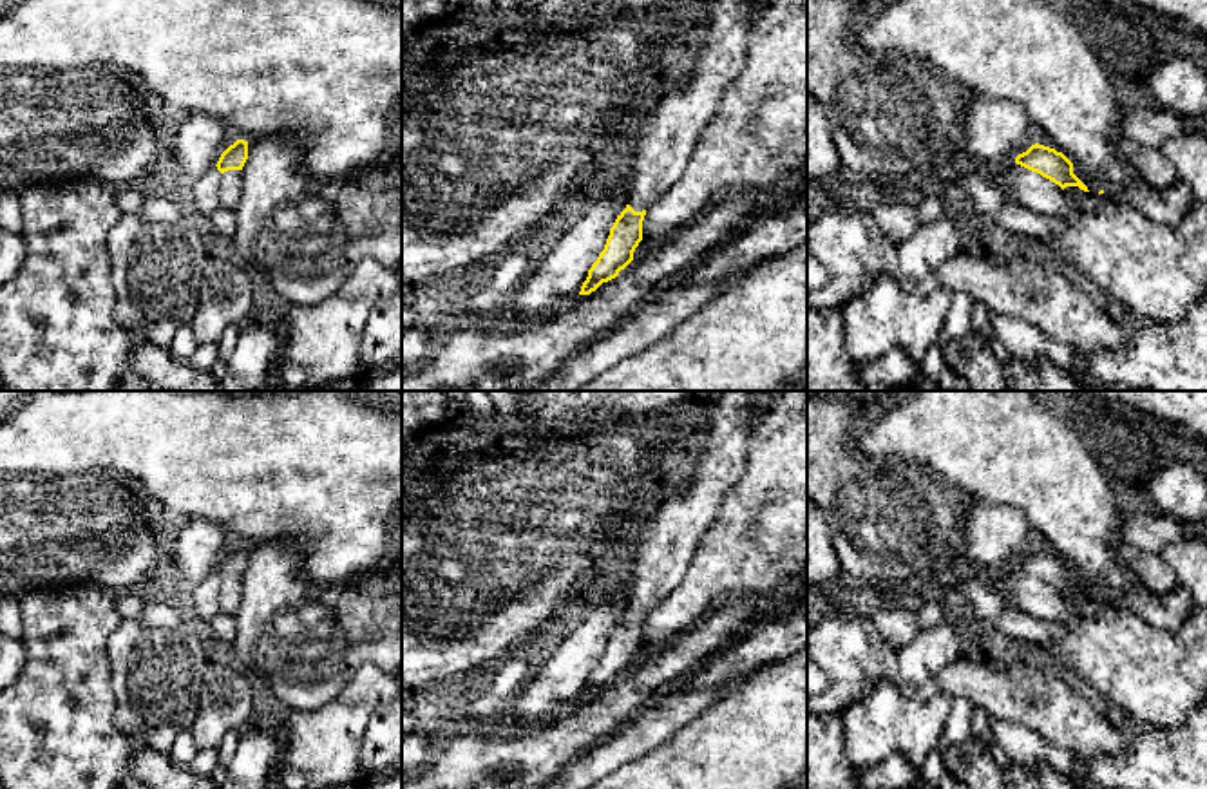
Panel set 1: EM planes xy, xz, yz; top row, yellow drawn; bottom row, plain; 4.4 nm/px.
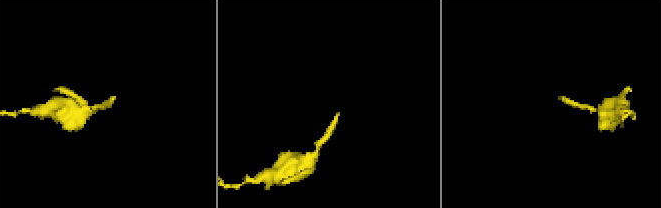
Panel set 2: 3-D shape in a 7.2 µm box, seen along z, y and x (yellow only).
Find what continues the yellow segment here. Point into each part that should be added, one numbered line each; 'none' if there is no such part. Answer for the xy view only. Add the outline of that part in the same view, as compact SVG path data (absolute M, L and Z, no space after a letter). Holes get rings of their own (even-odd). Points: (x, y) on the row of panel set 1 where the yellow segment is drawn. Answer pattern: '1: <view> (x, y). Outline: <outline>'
1: xy (230, 187). Outline: M242 170L221 174L219 201L223 208L235 210L242 194Z

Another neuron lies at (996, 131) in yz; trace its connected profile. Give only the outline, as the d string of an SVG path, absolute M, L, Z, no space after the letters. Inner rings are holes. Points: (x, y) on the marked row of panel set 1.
M972 98L965 114L966 152L983 165L999 166L1037 143L1037 132L1019 103Z

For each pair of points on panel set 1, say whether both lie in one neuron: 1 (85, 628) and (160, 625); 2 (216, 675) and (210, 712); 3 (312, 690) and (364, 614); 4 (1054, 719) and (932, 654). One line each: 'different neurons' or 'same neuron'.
1: different neurons
2: same neuron
3: same neuron
4: different neurons

